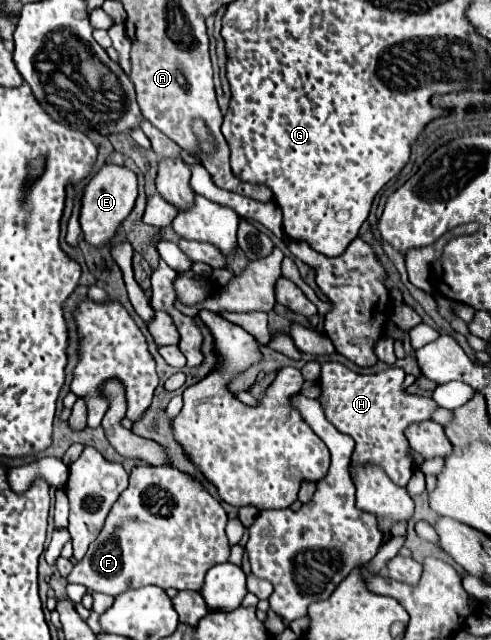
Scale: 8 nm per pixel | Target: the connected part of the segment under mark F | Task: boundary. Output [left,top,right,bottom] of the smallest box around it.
[66,465,230,597]

